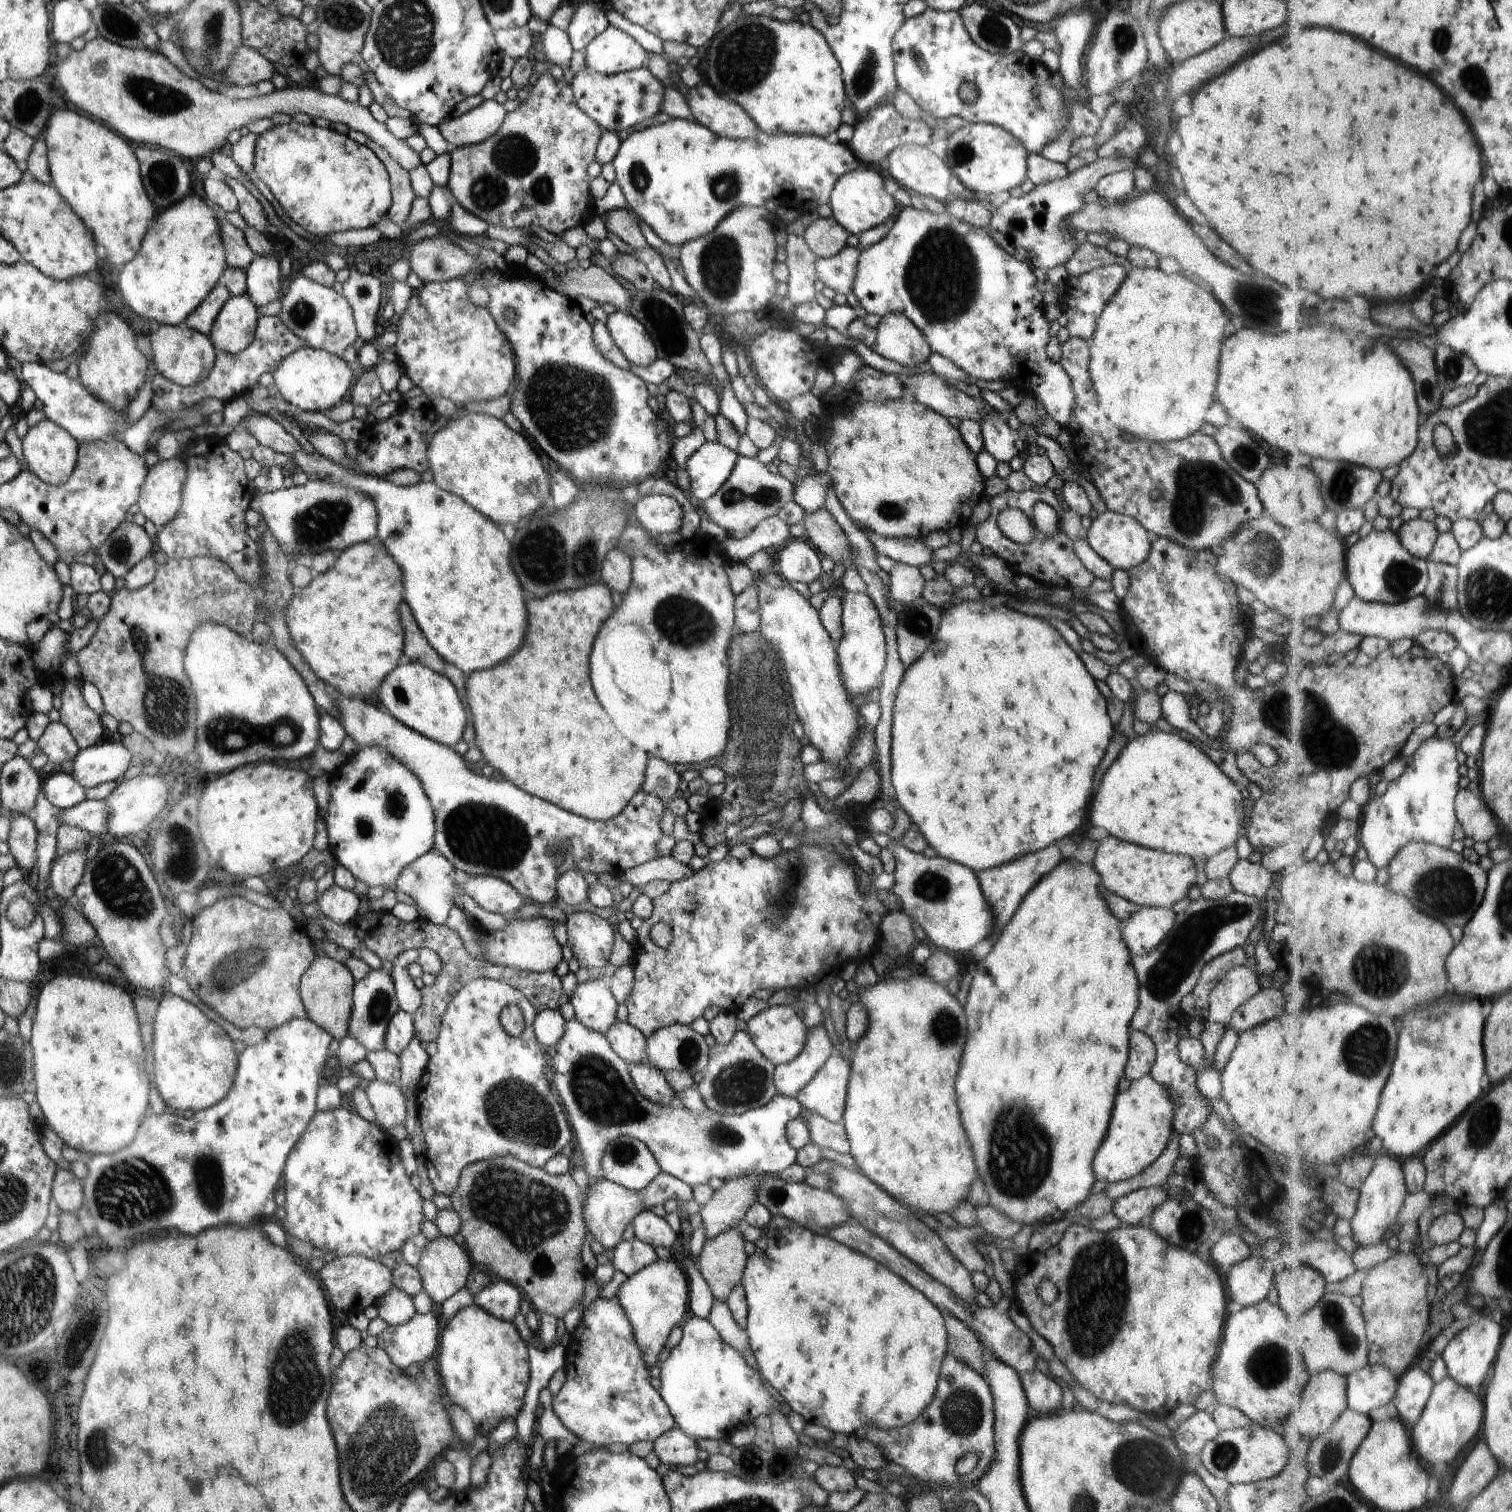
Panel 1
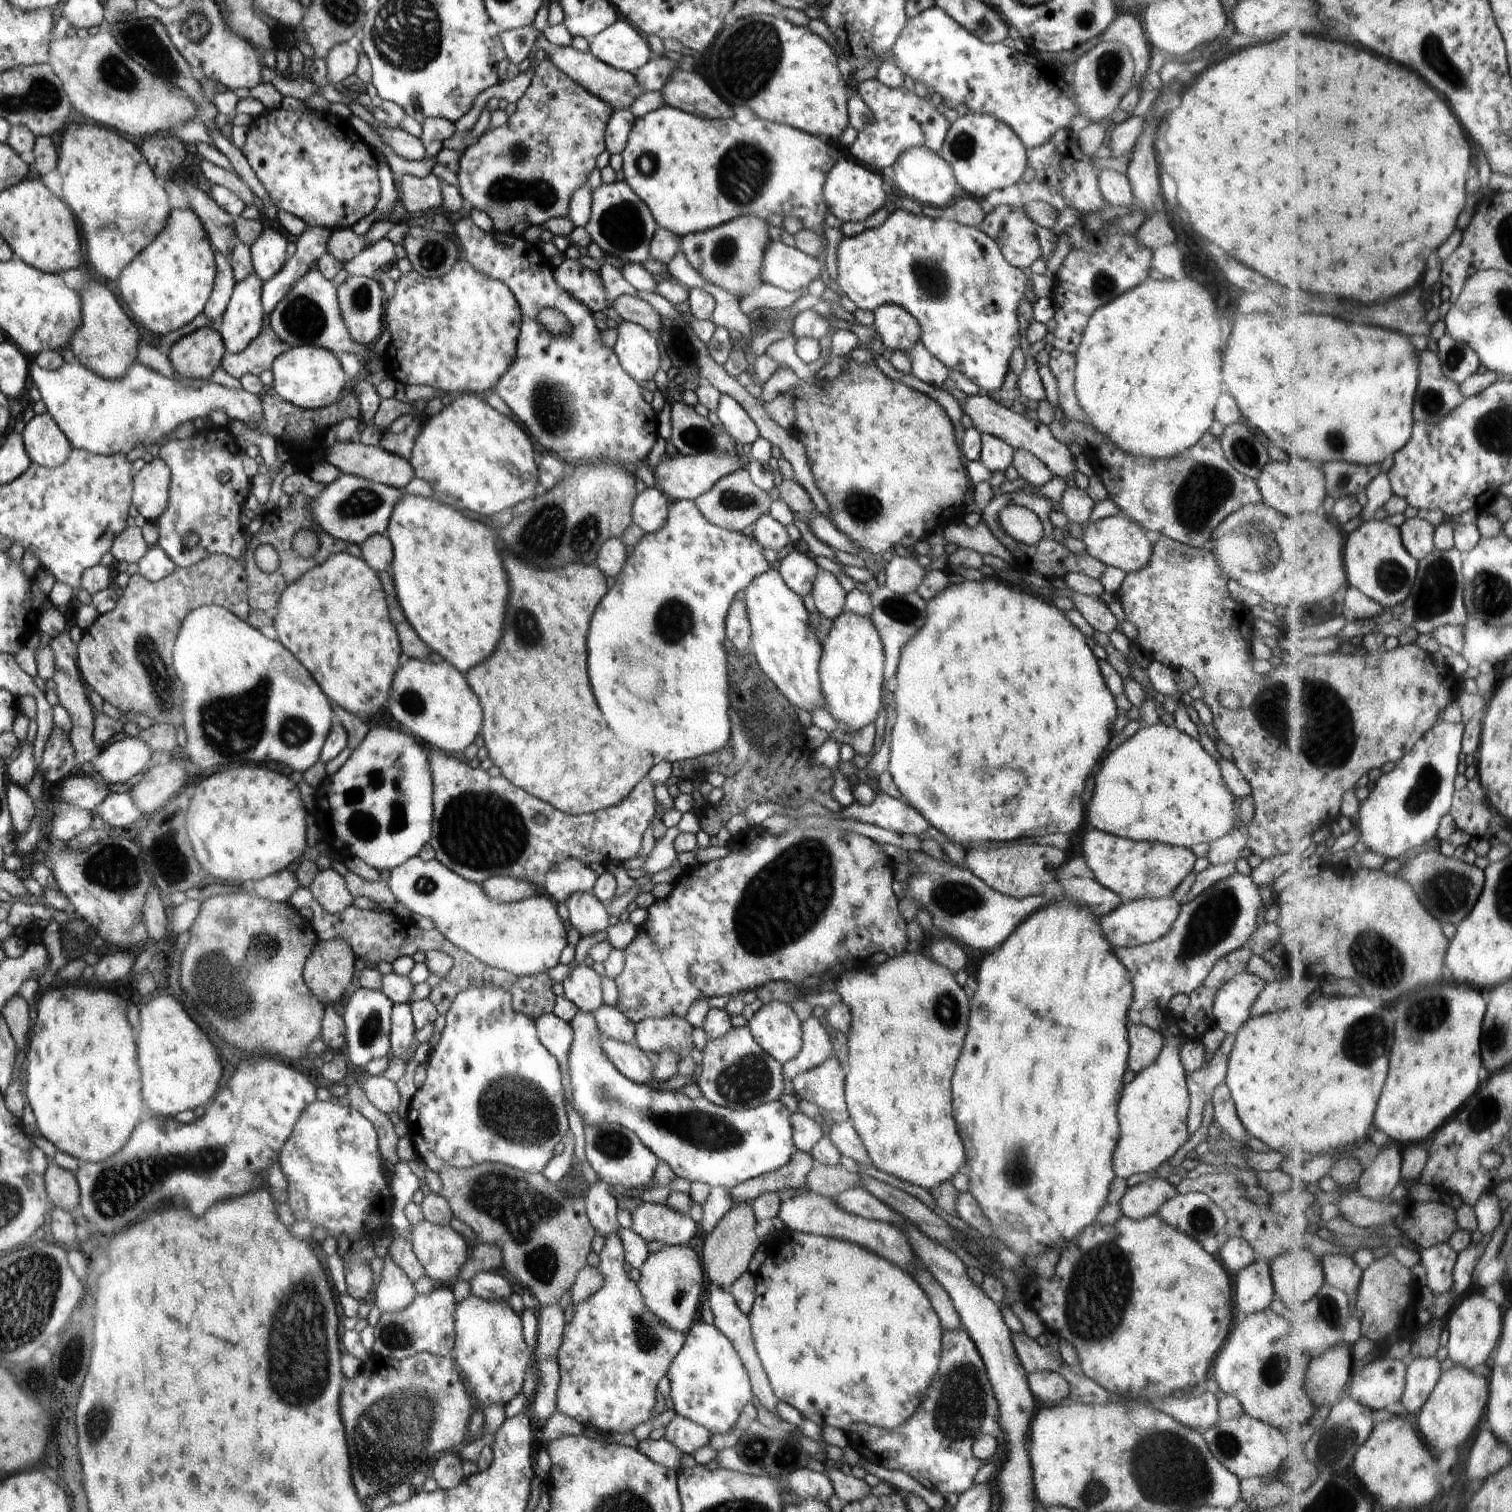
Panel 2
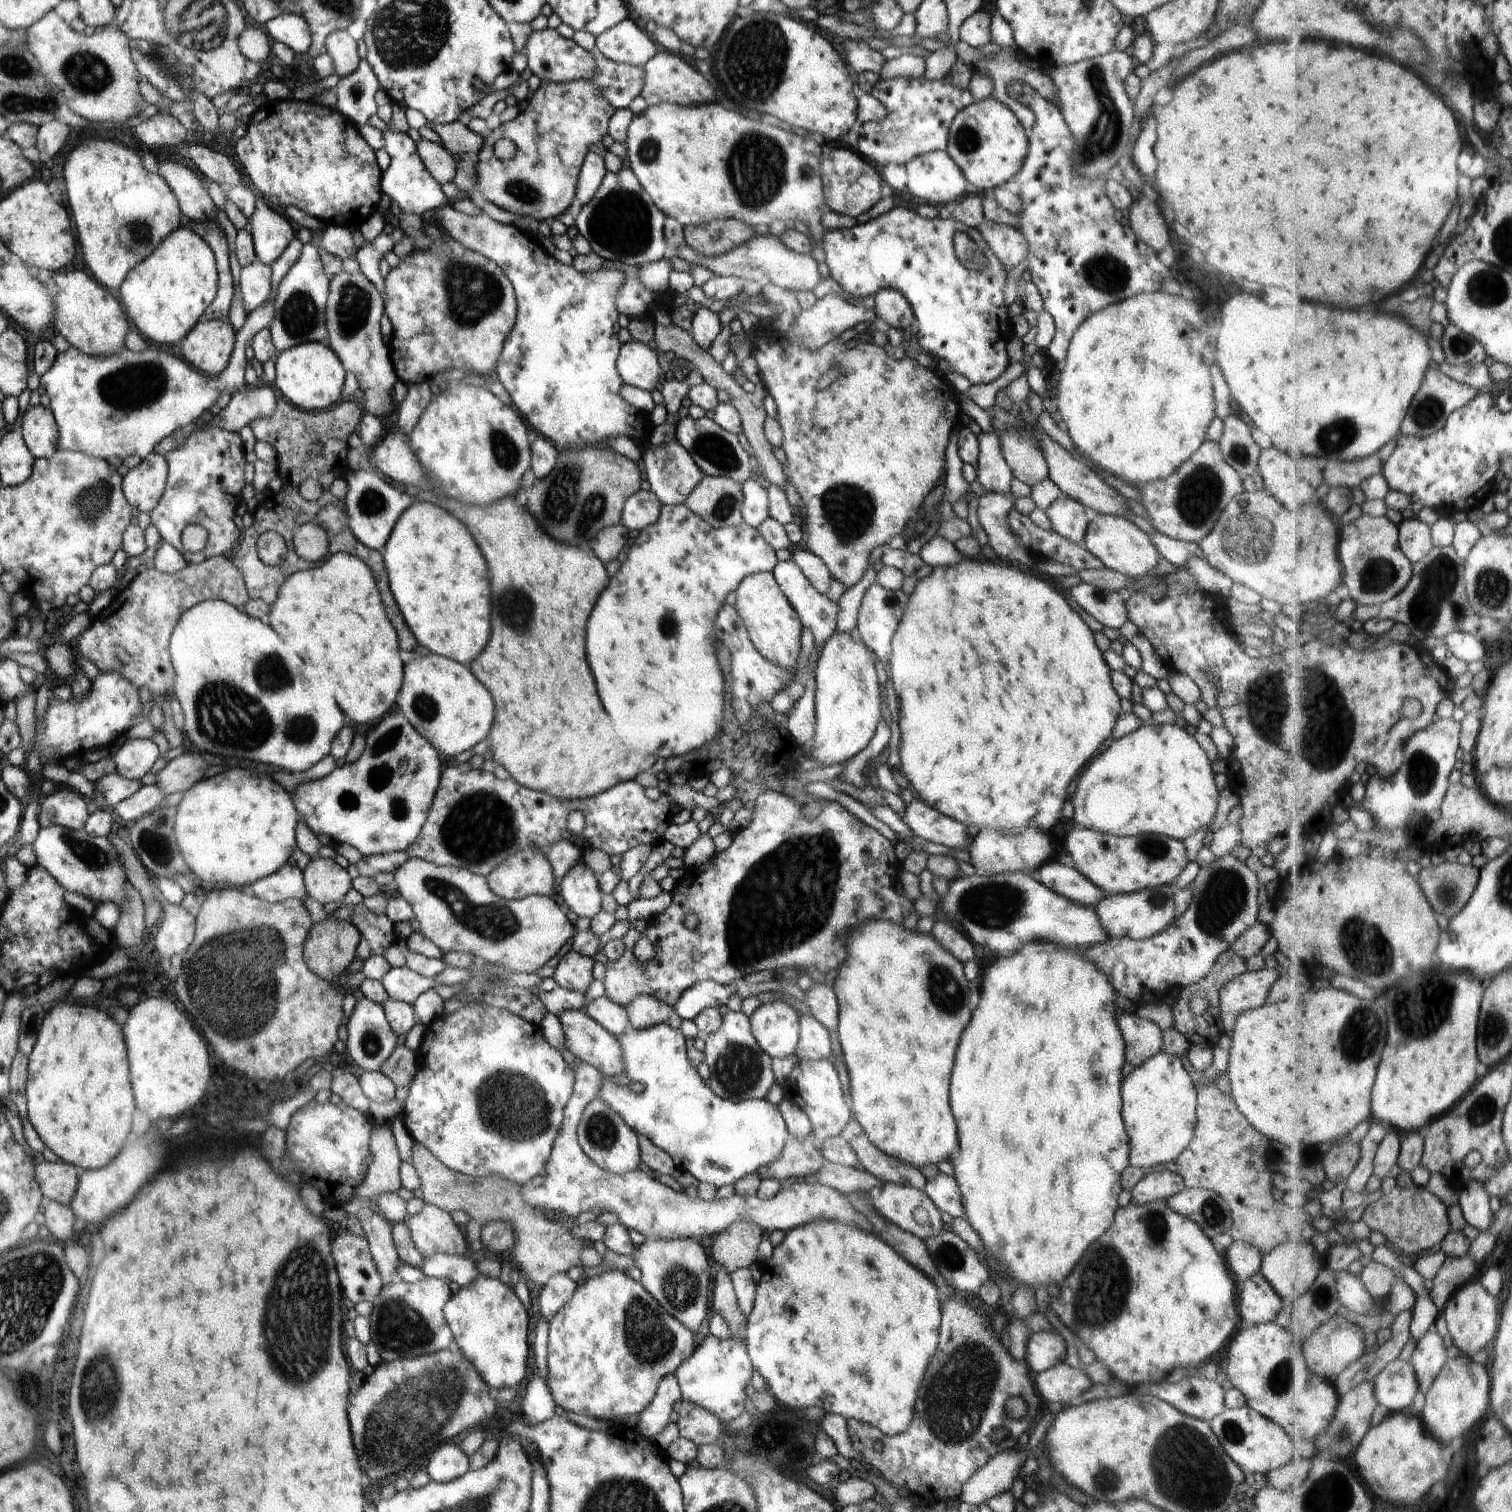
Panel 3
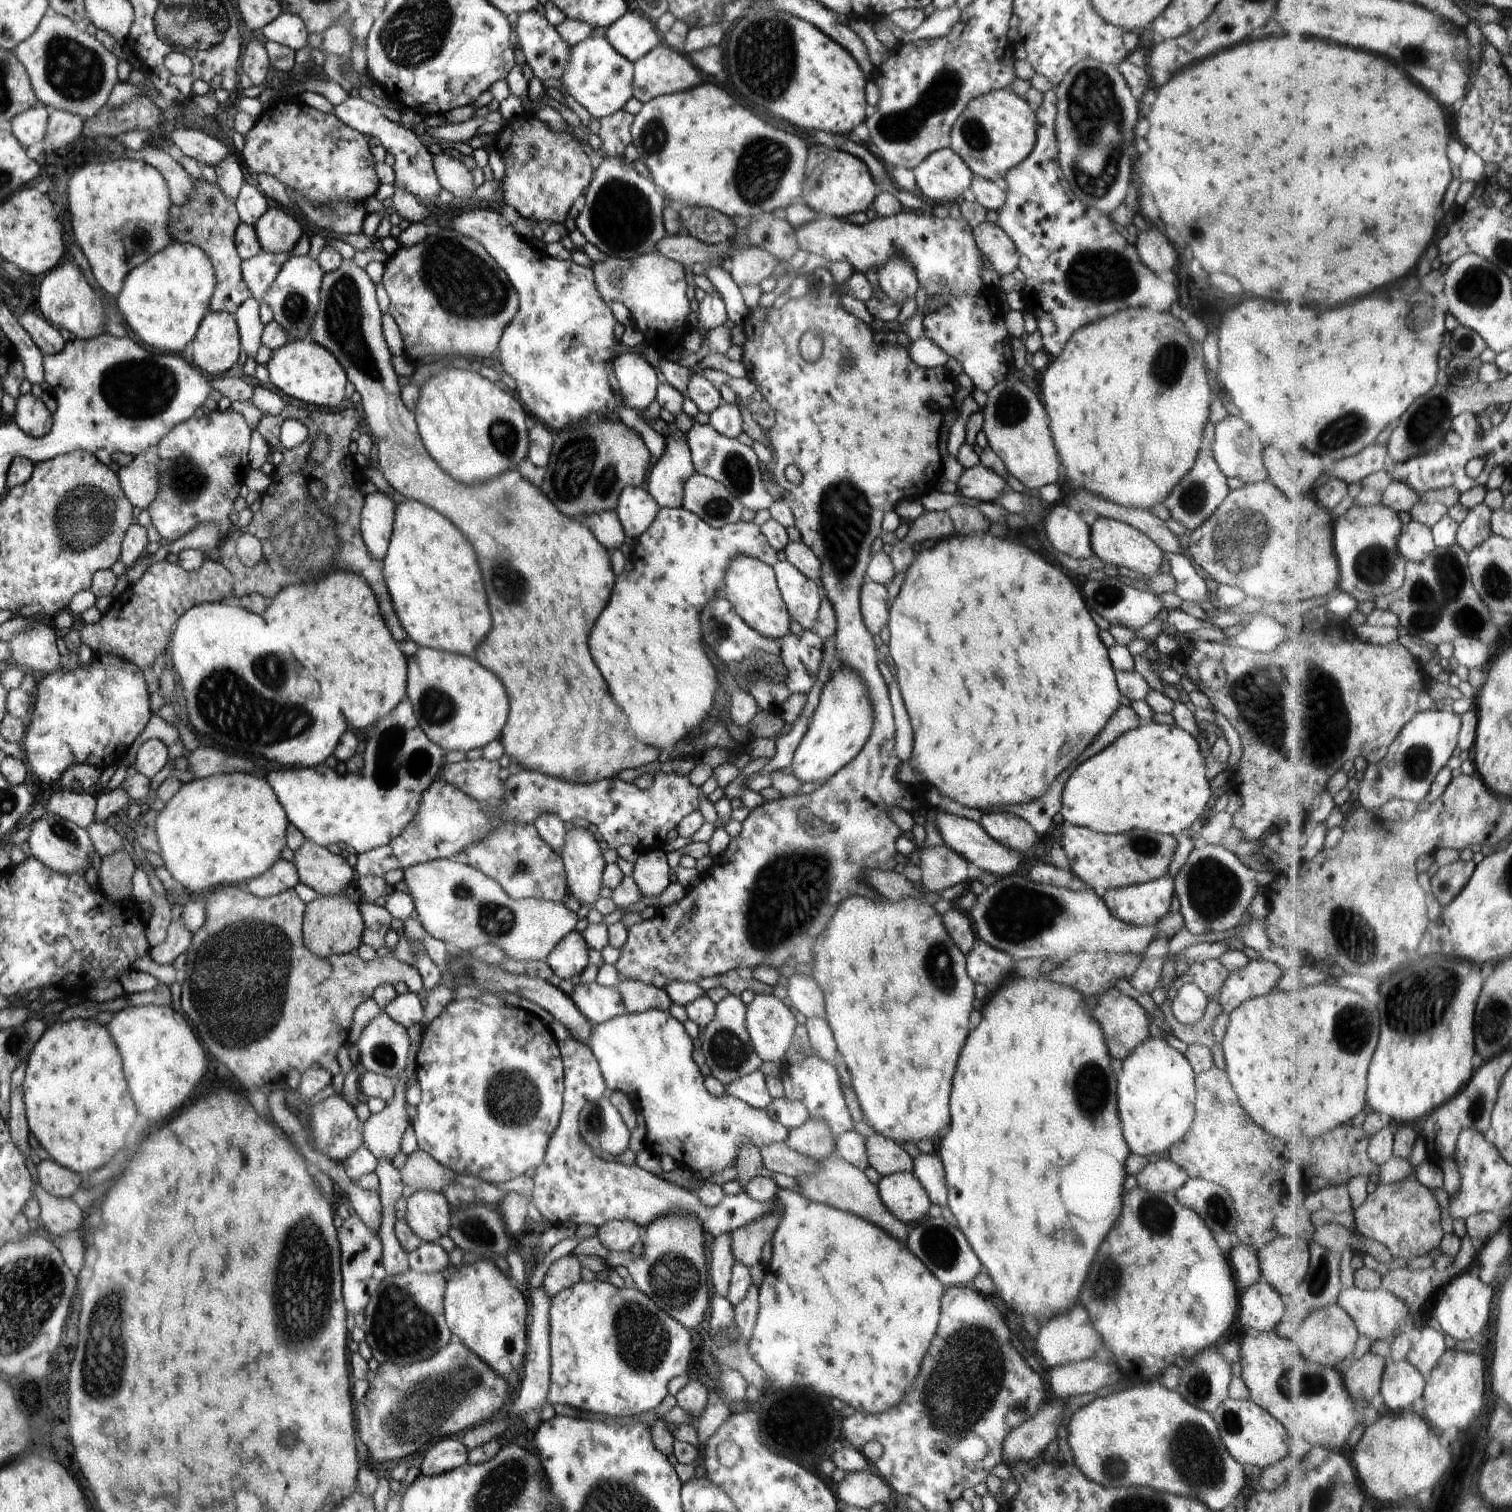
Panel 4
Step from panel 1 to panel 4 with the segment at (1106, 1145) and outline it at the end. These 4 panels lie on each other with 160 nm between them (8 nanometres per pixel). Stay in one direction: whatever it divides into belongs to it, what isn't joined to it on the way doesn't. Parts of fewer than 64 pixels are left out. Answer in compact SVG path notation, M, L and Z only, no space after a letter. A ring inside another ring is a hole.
M1149 1035L1146 1042L1136 1046L1128 1054L1128 1058L1122 1060L1122 1072L1116 1078L1116 1110L1124 1141L1131 1152L1151 1159L1156 1158L1186 1136L1194 1120L1195 1076L1184 1054L1170 1046L1164 1035L1160 1038Z

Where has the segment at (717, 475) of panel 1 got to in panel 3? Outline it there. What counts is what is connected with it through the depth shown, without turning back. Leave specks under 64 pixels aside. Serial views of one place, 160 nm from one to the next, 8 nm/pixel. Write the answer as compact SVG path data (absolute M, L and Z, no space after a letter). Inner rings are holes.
M675 438L667 444L649 443L647 449L641 454L641 458L644 460L644 468L642 469L644 478L648 480L651 491L663 505L685 504L688 496L699 486L700 481L706 475Z

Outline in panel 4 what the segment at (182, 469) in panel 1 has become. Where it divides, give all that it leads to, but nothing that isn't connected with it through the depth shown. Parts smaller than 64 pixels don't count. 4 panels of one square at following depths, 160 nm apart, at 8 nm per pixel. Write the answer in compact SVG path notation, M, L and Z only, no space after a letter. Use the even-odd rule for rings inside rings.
M153 448L134 456L128 465L118 470L117 476L122 491L133 508L143 511L156 499L158 462L158 454Z

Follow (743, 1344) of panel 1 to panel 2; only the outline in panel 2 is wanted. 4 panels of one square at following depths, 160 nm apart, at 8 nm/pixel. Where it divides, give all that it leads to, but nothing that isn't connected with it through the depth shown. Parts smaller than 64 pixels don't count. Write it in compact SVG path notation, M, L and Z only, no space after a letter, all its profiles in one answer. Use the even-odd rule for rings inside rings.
M710 1282L708 1286L708 1296L712 1316L714 1316L713 1325L728 1338L732 1343L734 1350L738 1353L738 1356L748 1373L753 1395L760 1400L767 1411L778 1417L779 1414L776 1411L776 1404L779 1403L779 1400L776 1398L766 1371L763 1369L762 1363L758 1358L751 1333L749 1318L738 1308L736 1301L731 1297L731 1294L727 1290L725 1291L723 1288L716 1286L712 1282Z

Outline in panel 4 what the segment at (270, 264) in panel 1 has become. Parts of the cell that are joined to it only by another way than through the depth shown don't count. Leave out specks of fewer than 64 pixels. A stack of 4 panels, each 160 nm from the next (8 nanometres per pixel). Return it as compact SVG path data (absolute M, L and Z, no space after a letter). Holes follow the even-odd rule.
M281 207L268 208L268 211L254 226L258 242L263 250L273 254L290 253L304 235L298 222Z

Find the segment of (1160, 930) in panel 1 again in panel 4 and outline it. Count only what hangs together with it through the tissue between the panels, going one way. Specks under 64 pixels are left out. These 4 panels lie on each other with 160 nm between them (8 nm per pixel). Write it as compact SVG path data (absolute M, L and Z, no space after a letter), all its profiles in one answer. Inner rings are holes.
M1166 872L1157 880L1106 890L1101 898L1118 920L1134 926L1152 926L1169 914L1174 895L1173 878Z

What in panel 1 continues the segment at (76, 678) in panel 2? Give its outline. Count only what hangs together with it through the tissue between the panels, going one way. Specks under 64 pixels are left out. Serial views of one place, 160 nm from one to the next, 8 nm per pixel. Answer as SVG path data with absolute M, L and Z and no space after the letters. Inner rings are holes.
M59 675L63 686L59 721L72 733L79 750L94 746L102 741L104 734L101 716L84 701L82 690L75 684L79 680L66 680L65 676Z

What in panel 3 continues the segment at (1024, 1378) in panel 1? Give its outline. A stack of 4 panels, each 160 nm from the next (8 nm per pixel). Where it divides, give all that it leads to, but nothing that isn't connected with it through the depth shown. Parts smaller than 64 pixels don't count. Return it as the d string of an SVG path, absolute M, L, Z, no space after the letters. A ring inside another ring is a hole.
M1064 1362L1034 1374L1033 1384L1043 1402L1050 1402L1054 1408L1066 1404L1093 1386L1084 1370L1070 1367Z

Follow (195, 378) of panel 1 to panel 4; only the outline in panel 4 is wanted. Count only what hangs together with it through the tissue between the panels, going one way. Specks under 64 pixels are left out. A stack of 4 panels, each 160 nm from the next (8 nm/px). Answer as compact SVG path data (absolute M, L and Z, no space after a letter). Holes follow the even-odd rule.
M226 312L204 316L190 346L192 362L208 375L236 370L242 346L235 316Z

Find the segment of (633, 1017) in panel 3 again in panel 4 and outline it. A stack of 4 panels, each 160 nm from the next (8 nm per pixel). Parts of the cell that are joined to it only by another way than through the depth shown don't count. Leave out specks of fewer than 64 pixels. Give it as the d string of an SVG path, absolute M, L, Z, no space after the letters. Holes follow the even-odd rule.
M620 980L616 986L622 996L622 1002L626 1006L626 1011L629 1014L637 1014L644 1010L664 1010L669 1012L668 1008L672 1006L671 999L662 988L656 988L652 984L644 984L640 980Z

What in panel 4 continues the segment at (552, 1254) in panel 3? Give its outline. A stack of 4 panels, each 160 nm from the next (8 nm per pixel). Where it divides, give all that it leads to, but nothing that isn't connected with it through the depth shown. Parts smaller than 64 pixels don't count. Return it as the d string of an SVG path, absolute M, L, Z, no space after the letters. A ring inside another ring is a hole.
M418 1148L409 1154L404 1166L398 1169L398 1172L402 1184L414 1191L432 1190L442 1193L444 1188L456 1182L454 1173Z

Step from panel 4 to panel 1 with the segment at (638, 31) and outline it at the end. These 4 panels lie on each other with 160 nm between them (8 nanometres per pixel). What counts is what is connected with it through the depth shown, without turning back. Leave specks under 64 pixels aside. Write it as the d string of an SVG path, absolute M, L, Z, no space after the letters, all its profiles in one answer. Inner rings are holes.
M611 25L588 43L584 55L585 66L601 75L642 68L646 66L648 58L644 47L633 37Z

